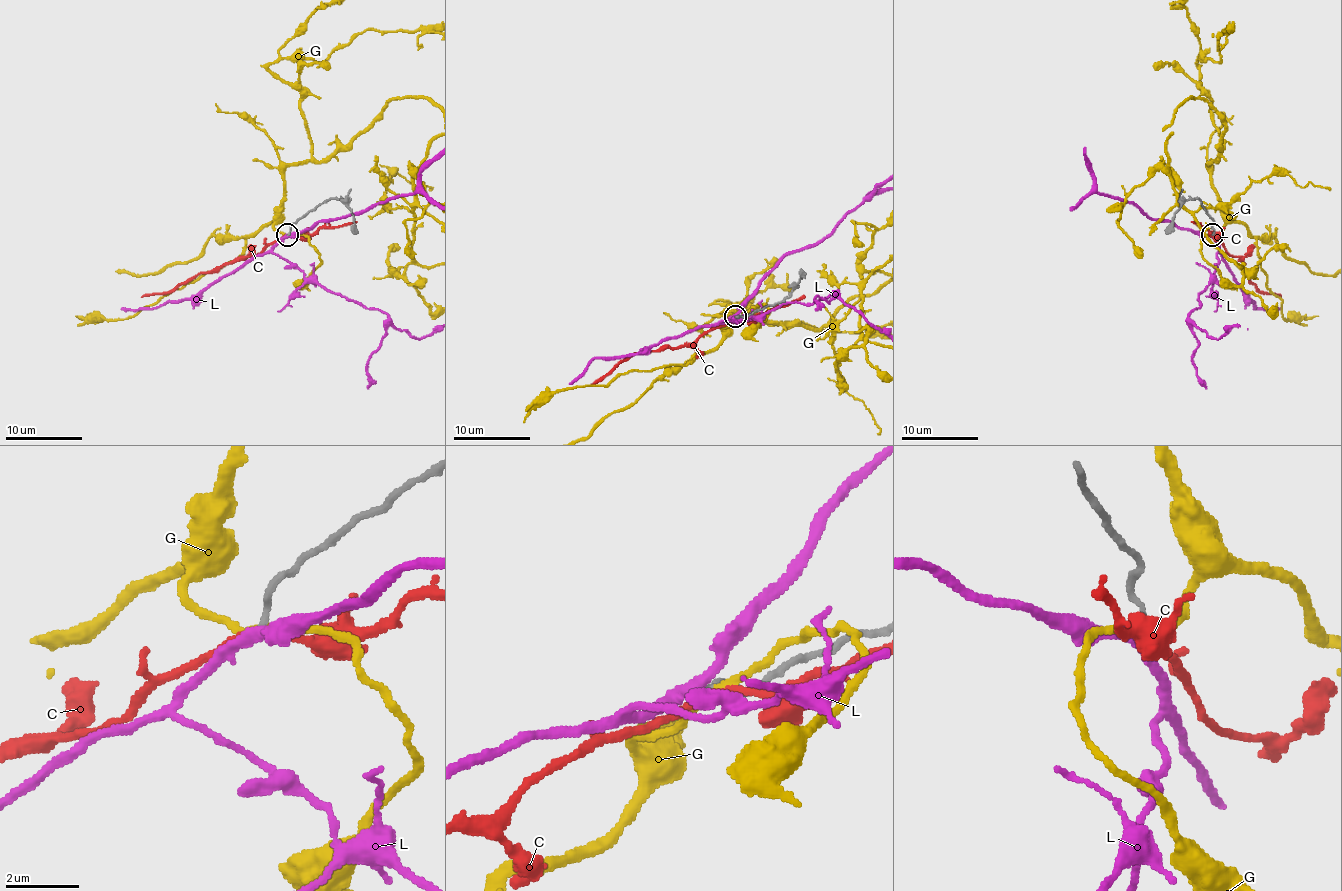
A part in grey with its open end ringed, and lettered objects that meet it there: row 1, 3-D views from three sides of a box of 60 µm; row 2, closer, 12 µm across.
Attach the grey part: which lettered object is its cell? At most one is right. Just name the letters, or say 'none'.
L

